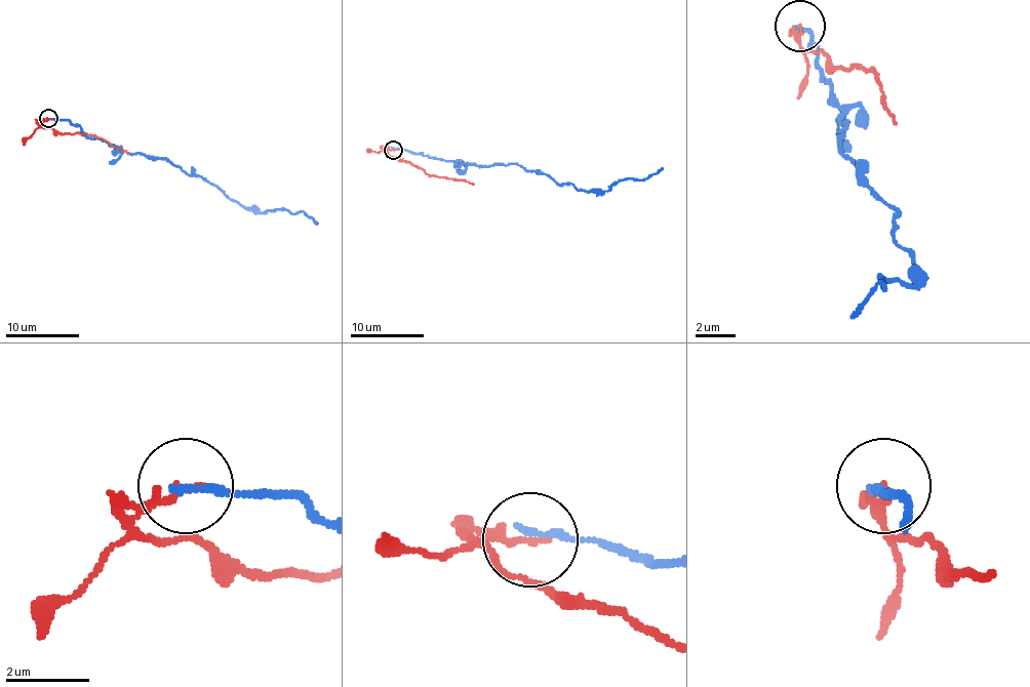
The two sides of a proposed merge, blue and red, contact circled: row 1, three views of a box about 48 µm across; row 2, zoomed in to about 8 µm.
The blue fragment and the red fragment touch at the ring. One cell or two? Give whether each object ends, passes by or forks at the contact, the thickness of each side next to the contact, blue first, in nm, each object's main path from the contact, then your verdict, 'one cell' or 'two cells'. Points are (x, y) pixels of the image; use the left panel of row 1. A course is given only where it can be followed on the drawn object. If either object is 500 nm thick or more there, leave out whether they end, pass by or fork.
blue ends | red ends | 200/170 nm | blue via (48, 119), (67, 119), (88, 137), (130, 154), (169, 159), (244, 206), (305, 212), (317, 225) | red via (48, 119), (41, 124), (44, 128), (65, 133), (95, 135), (128, 154) | two cells

